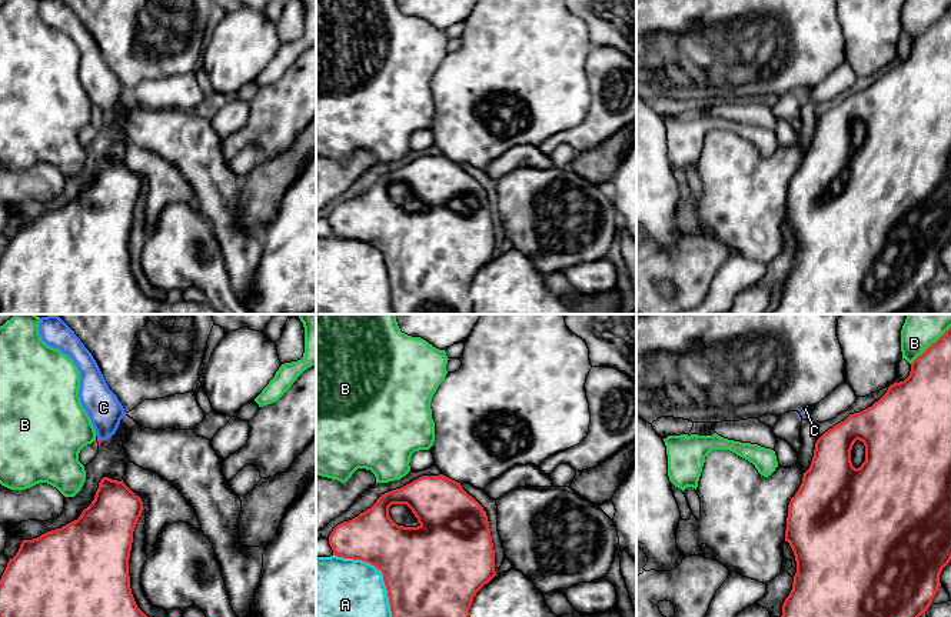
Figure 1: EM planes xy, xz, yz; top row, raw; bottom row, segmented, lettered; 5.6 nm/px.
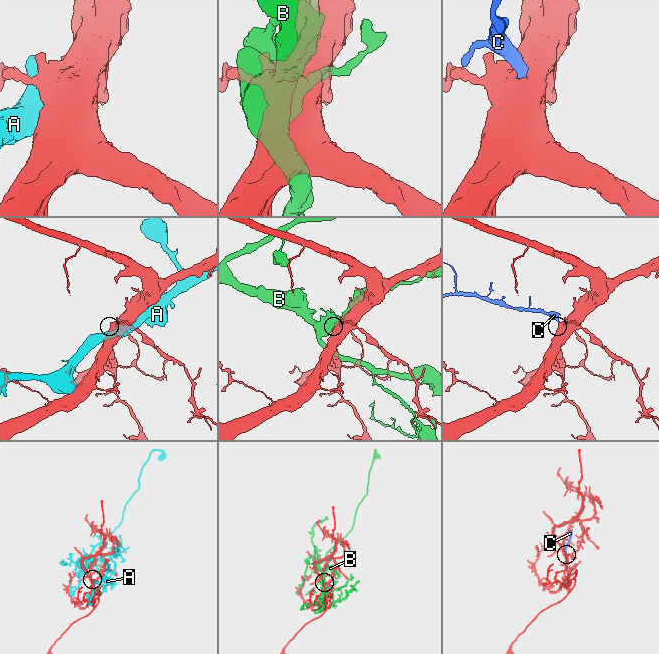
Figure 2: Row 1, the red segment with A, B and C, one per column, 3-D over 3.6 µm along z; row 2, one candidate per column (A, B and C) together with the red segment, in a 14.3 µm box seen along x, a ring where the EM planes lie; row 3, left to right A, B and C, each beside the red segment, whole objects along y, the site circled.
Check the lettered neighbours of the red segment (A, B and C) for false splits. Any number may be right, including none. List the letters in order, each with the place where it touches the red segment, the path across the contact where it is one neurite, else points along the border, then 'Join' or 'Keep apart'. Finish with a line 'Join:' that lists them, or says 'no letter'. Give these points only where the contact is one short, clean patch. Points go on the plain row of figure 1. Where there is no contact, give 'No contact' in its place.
A: Touches red at xz (383, 259). Keep apart
B: Touches red at yz (931, 24). Keep apart
C: Touches red at xy (100, 120). Path across: xy (97, 120), (100, 120), (103, 113), (103, 87). Join
Join: C

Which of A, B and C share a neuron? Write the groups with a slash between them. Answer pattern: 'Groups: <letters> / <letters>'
Groups: A / B / C

